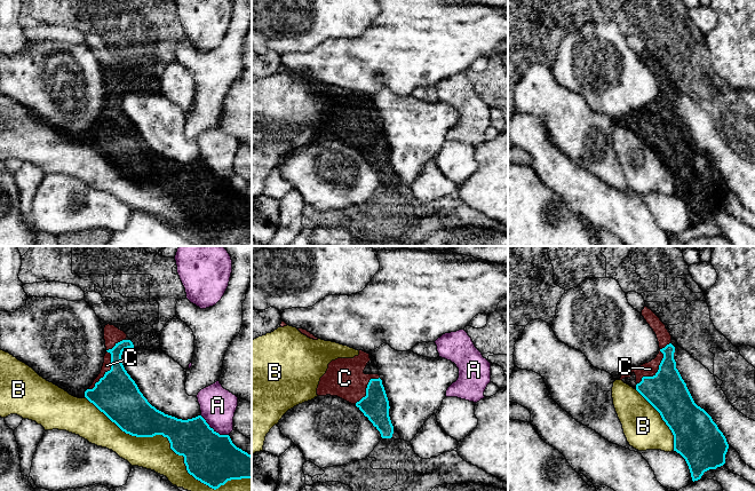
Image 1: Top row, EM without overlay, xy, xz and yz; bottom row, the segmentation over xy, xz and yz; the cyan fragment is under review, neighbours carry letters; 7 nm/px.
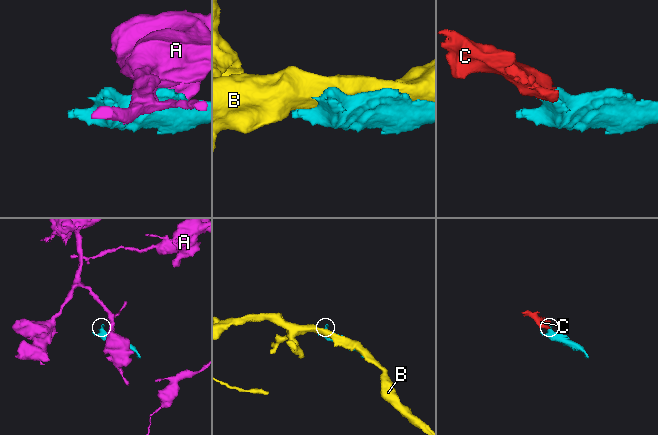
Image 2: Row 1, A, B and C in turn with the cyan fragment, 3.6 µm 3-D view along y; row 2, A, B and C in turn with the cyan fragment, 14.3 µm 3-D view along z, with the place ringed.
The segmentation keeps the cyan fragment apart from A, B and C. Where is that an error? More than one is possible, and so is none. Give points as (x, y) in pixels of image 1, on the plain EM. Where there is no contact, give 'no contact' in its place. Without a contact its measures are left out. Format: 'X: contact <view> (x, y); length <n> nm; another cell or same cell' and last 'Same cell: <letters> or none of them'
A: contact xy (212, 172); length 240 nm; another cell
B: contact xy (171, 191); length 1300 nm; another cell
C: contact xy (111, 105); length 440 nm; same cell
Same cell: C

